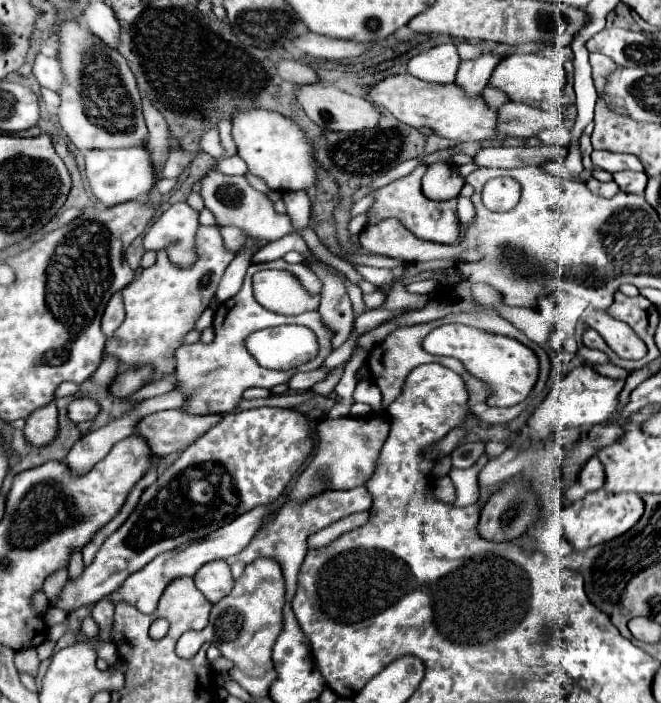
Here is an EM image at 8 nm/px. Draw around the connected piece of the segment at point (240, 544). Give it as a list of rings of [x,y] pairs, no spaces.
[[[271,507],[251,509],[249,513],[243,513],[241,517],[237,517],[235,521],[231,521],[229,525],[223,525],[221,529],[209,533],[209,537],[199,537],[197,541],[187,541],[185,545],[179,545],[177,549],[173,549],[169,553],[157,555],[149,565],[145,565],[145,569],[141,569],[141,573],[133,573],[133,577],[127,577],[125,583],[117,591],[113,591],[113,595],[109,595],[109,599],[115,605],[117,603],[129,603],[129,605],[137,607],[141,613],[153,613],[157,609],[159,597],[163,595],[165,587],[173,579],[193,577],[197,573],[197,569],[201,569],[205,563],[227,559],[231,555],[241,553],[249,545],[249,541],[253,539],[253,535],[263,527],[263,523],[267,521],[269,513],[273,513]]]

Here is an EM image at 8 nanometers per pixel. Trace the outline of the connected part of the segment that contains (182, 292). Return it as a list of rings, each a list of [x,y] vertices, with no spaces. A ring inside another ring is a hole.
[[[199,227],[197,255],[199,257],[193,267],[177,269],[173,263],[169,263],[167,253],[161,249],[157,251],[157,263],[143,269],[141,275],[121,291],[127,317],[105,345],[105,355],[113,355],[117,361],[121,361],[117,373],[125,373],[131,367],[137,369],[151,365],[153,375],[149,383],[153,383],[175,371],[175,351],[183,345],[185,335],[195,329],[197,319],[213,301],[227,265],[233,261],[233,253],[229,253],[223,245],[219,227]]]

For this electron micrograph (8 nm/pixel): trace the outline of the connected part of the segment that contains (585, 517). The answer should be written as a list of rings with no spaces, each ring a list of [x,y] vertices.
[[[605,489],[587,493],[583,499],[573,501],[569,507],[565,507],[563,513],[565,535],[575,551],[595,547],[629,531],[641,519],[643,507],[645,503],[639,493],[605,493]]]

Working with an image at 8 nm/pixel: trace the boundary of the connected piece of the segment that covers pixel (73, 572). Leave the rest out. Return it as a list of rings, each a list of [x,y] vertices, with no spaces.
[[[73,553],[71,563],[68,565],[69,579],[77,579],[81,573],[83,573],[83,559],[81,559],[81,553]]]

